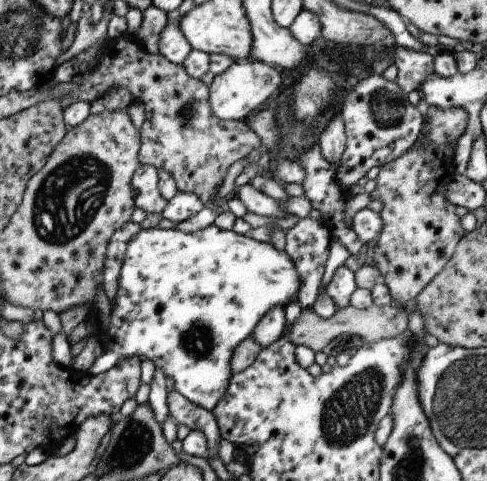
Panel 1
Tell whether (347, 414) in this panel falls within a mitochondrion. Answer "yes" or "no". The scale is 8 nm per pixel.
yes

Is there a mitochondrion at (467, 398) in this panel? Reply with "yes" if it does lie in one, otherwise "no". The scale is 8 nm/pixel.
yes

